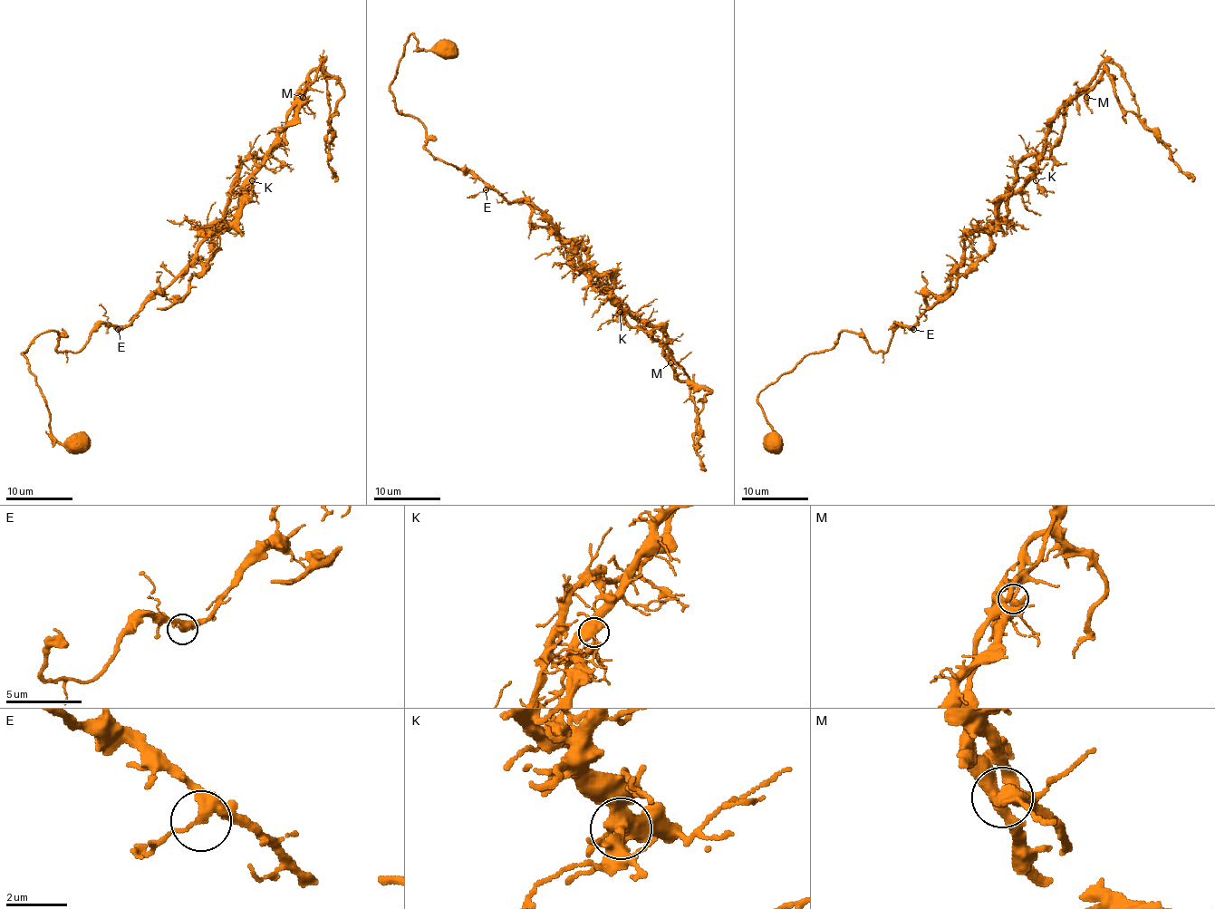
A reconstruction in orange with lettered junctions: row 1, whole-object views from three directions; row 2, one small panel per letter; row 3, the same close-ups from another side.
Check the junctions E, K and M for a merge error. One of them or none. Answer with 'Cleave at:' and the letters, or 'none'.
Cleave at: M

